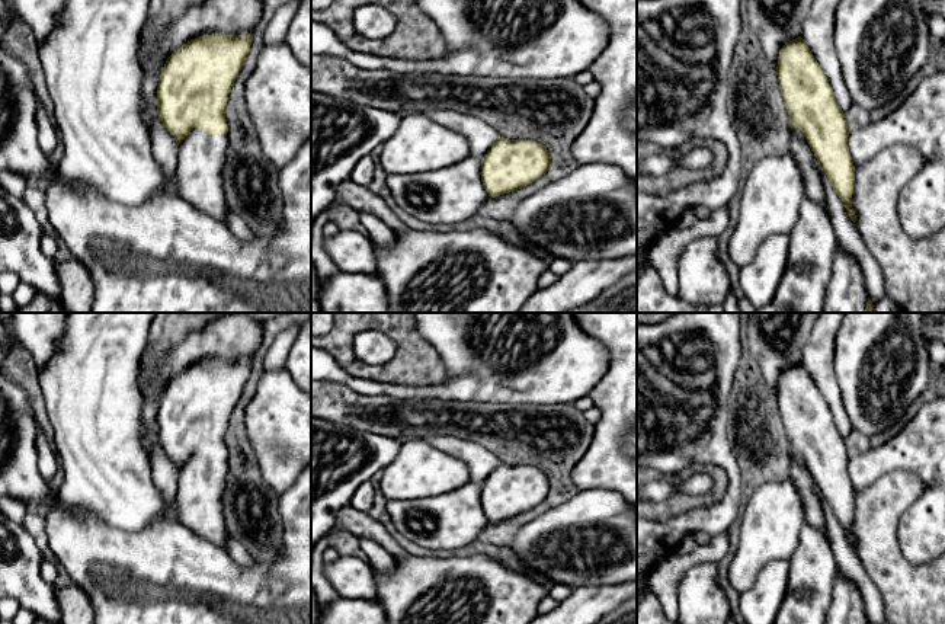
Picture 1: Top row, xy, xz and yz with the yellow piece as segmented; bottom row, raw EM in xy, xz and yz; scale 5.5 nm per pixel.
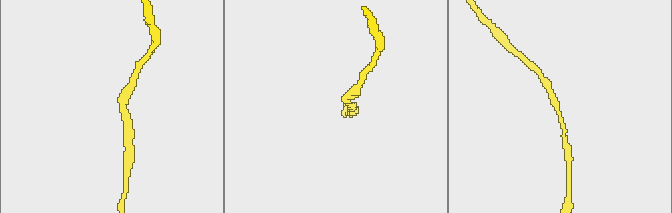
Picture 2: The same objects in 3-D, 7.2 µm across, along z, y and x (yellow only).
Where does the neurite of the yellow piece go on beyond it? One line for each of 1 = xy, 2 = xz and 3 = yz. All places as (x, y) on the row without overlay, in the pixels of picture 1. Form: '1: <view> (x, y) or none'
1: xy (202, 482)
2: none
3: yz (798, 473)

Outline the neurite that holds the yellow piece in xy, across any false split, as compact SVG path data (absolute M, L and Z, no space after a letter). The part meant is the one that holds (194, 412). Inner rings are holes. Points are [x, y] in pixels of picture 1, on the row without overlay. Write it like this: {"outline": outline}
{"outline": "M201 361L166 387L157 412L157 442L179 471L177 521L211 544L227 550L222 495L228 474L225 431L253 368L253 361Z"}

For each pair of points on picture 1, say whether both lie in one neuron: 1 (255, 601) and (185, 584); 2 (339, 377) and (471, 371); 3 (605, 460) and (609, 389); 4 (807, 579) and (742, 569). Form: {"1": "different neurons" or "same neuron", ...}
{"1": "same neuron", "2": "same neuron", "3": "same neuron", "4": "different neurons"}

